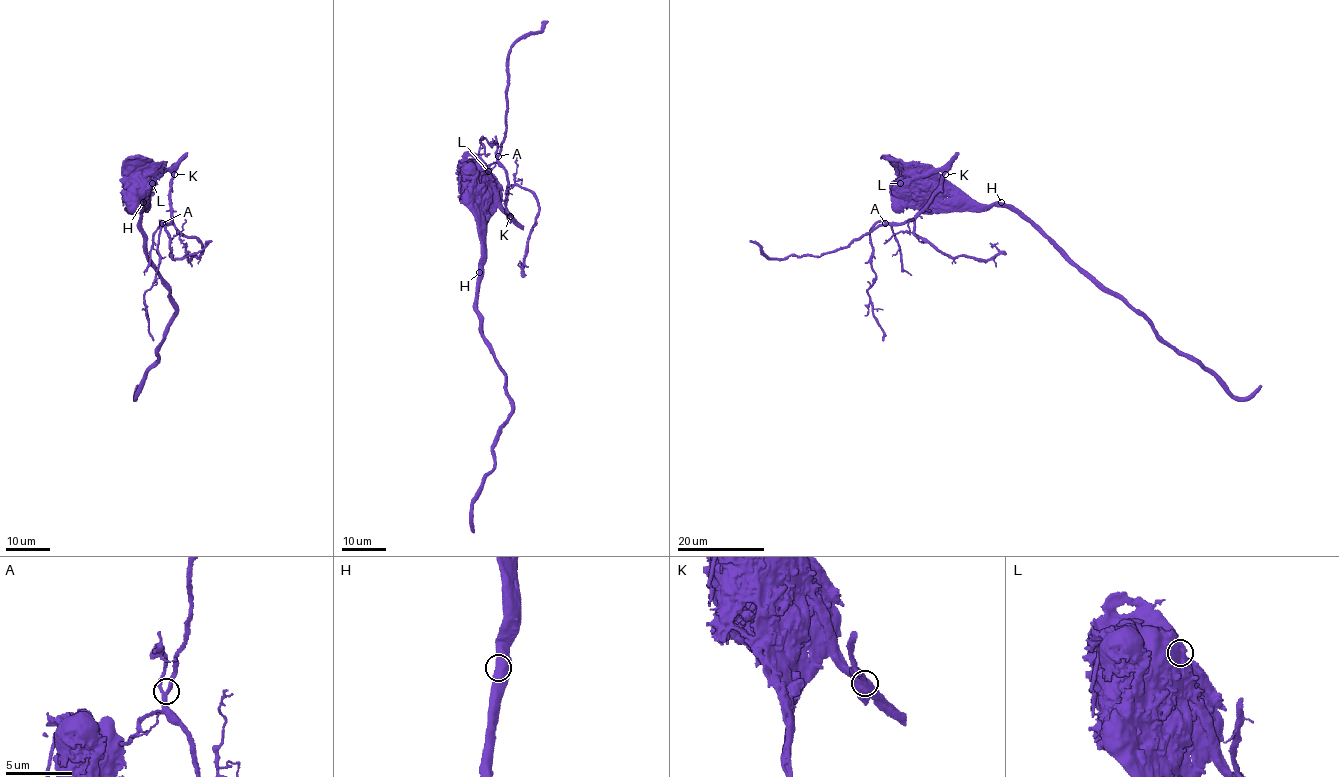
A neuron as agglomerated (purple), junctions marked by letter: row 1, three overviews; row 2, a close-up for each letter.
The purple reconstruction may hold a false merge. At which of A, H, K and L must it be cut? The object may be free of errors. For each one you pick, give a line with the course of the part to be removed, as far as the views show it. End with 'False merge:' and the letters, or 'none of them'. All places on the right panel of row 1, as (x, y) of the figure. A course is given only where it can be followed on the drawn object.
L: foreign part runs (900, 183), (926, 173), (942, 174), (941, 188), (913, 218), (874, 227), (820, 256), (769, 258), (749, 240)
False merge: L

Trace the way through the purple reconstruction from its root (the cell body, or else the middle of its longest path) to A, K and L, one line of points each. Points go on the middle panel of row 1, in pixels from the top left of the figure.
A: (480, 270), (480, 261), (485, 256), (486, 219), (497, 207), (508, 213), (508, 175), (498, 156)
K: (480, 270), (480, 261), (485, 256), (487, 217), (497, 207), (510, 216)
L: (480, 270), (480, 261), (485, 256), (485, 185), (488, 171)

